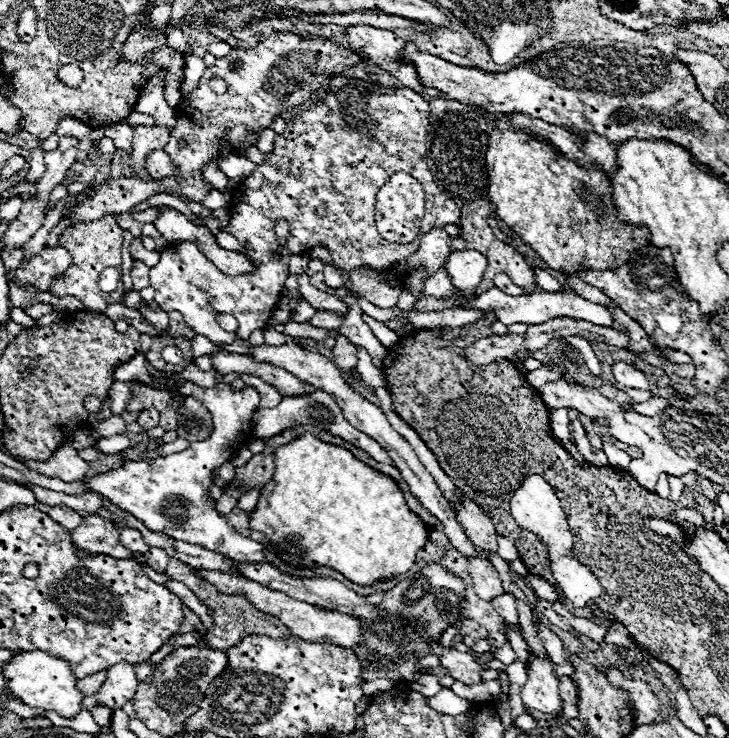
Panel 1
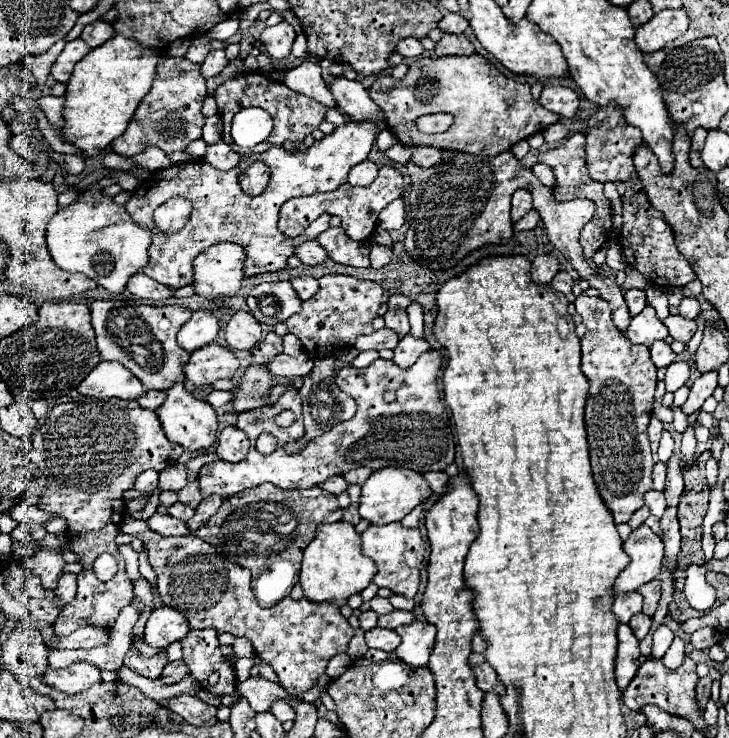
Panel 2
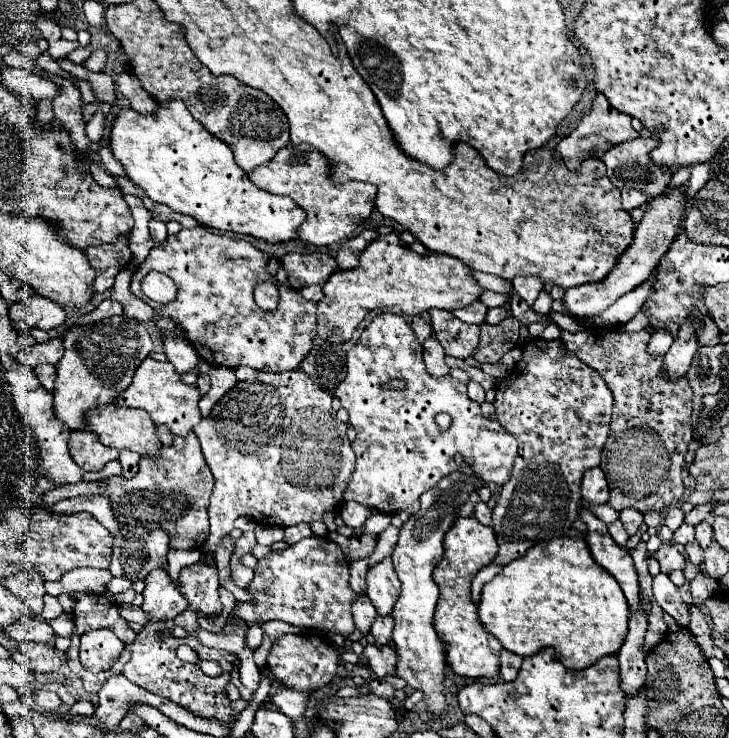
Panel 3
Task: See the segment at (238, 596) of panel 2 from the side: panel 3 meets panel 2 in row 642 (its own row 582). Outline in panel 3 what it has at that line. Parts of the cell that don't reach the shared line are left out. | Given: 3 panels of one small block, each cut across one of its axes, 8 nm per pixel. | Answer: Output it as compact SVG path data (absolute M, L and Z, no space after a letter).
M310 536L286 550L276 550L260 558L254 580L246 590L256 598L256 604L238 602L234 614L248 626L276 618L296 626L316 626L340 632L344 638L356 630L350 612L356 594L348 584L348 566L340 546L326 536Z

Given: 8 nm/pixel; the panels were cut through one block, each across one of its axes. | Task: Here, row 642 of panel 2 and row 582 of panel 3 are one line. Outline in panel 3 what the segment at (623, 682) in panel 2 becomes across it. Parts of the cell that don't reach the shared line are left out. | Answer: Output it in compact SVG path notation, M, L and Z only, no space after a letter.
M588 508L580 510L580 518L588 526L586 542L592 552L592 558L618 580L628 600L628 608L630 612L634 612L634 608L640 608L640 598L638 598L640 586L638 586L638 574L636 574L630 552L626 548L620 548L612 540L608 526L602 520L598 520Z

